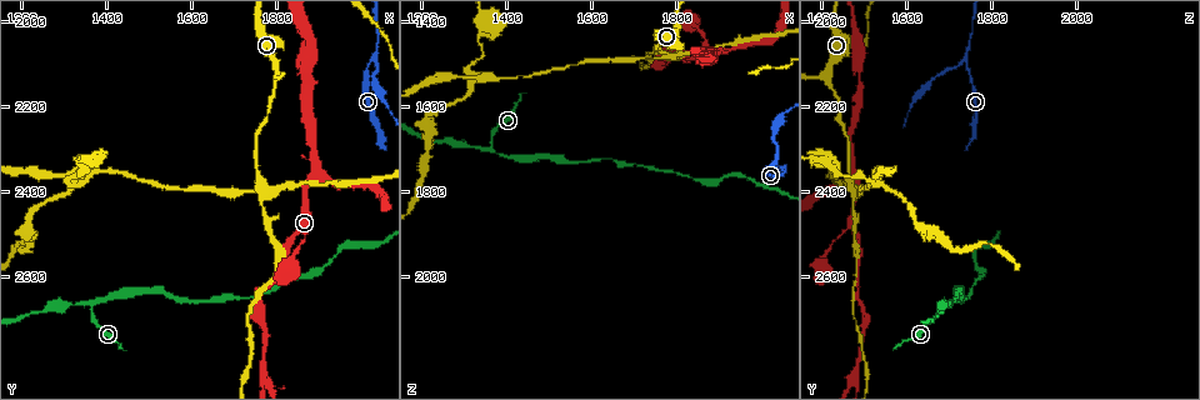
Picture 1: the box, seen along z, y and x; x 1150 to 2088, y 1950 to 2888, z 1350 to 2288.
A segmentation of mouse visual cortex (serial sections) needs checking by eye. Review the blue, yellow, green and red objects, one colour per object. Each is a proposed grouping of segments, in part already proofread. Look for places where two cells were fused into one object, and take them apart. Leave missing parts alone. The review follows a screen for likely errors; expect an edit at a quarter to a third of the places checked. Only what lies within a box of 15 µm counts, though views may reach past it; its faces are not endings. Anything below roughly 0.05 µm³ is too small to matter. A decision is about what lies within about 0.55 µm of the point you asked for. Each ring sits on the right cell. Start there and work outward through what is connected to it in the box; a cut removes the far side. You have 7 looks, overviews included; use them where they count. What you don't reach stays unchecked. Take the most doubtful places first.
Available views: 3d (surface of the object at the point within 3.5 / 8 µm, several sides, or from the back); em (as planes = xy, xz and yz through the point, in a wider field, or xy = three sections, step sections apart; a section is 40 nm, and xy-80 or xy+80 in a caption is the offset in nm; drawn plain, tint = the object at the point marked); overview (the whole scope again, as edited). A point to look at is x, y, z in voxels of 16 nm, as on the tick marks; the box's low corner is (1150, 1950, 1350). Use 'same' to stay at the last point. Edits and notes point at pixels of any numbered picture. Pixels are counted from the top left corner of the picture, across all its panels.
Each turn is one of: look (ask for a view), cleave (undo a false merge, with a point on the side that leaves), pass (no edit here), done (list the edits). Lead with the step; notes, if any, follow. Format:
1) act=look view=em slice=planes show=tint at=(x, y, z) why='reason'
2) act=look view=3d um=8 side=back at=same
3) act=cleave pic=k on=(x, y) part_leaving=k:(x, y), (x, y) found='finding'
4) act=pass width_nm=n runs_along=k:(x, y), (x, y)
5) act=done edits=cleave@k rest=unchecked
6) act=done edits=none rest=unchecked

act=look view=3d um=8 at=(1765, 2395, 1470) why='sharp bend'

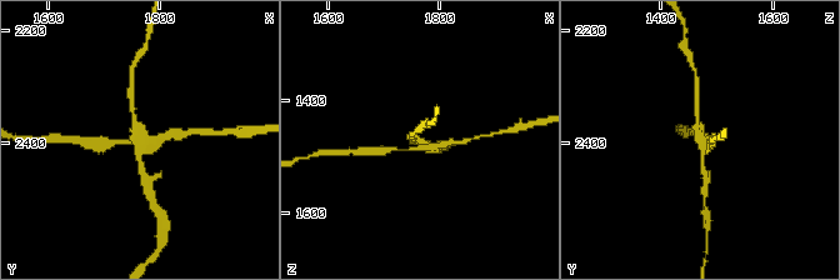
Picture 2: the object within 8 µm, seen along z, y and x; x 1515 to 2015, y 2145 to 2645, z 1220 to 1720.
act=look view=em slice=xy step=5 show=tint at=(1765, 2400, 1480)

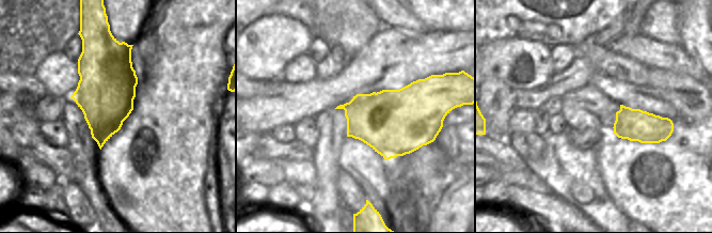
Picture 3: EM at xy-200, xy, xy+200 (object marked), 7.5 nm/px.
act=cleave pic=2 on=(169, 134) found='a second cell is stuck on'

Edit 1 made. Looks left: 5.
act=look view=3d um=3.5 at=(2025, 2095, 1740)

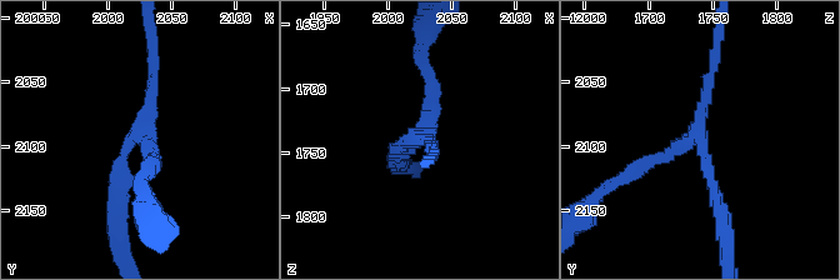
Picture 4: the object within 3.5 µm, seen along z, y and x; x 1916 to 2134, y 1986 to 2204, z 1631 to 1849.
act=look view=em slice=xy step=3 show=tint at=(2020, 2094, 1738)

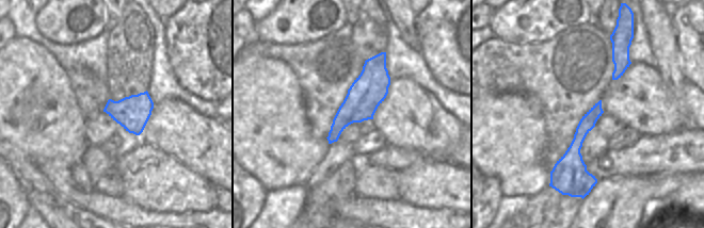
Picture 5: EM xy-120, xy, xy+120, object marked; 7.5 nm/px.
act=pass arm_widths_nm=150,150,200 found='continuous, no second cell'

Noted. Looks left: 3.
act=look view=3d um=3.5 at=(1770, 2835, 1480)

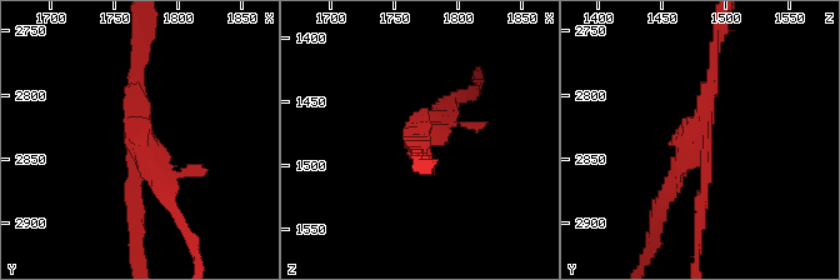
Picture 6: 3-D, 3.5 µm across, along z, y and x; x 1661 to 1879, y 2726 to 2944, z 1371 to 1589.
act=look view=em slice=xy step=3 show=tint at=(1772, 2844, 1474)

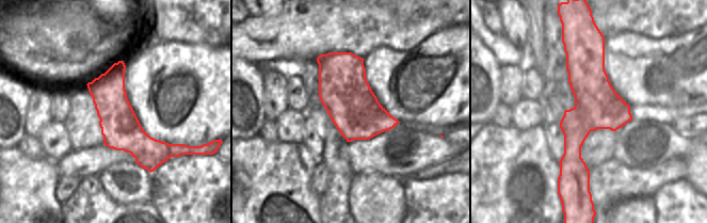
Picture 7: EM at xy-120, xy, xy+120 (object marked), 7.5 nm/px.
act=cleave pic=6 on=(169, 190) width_nm=380 part_leaving=6:(139, 119), (158, 188), (174, 203) found='two cells meet here'

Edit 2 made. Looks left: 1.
act=done edits=cleave@2,cleave@6 rest=unchecked

